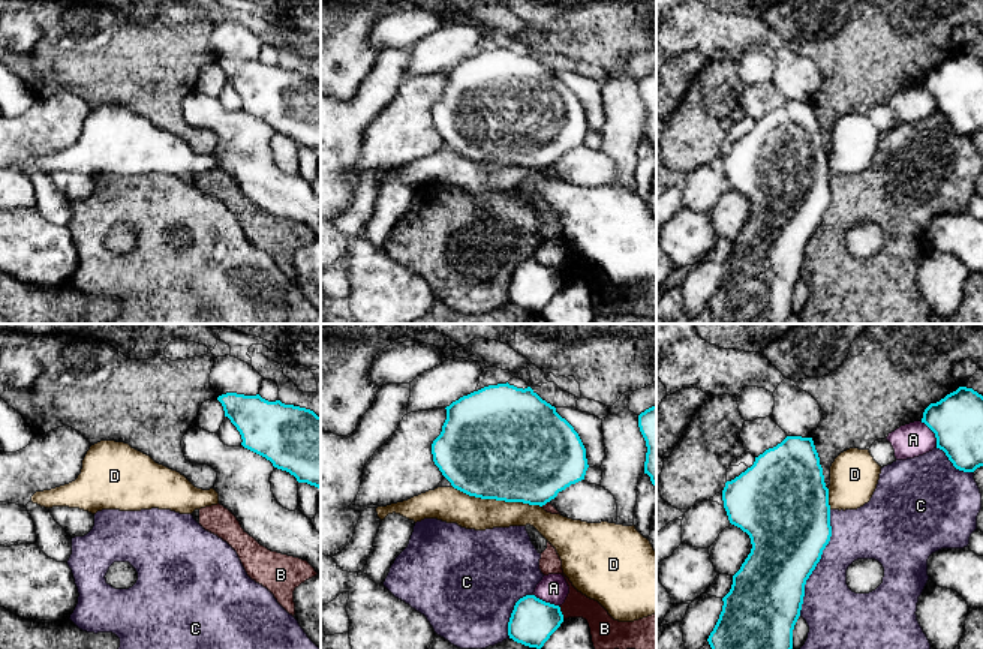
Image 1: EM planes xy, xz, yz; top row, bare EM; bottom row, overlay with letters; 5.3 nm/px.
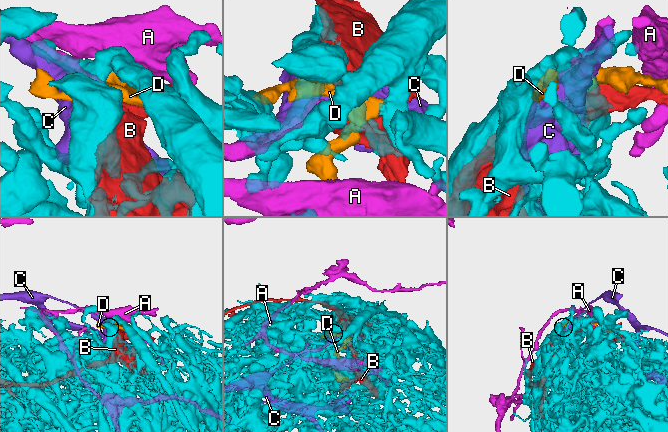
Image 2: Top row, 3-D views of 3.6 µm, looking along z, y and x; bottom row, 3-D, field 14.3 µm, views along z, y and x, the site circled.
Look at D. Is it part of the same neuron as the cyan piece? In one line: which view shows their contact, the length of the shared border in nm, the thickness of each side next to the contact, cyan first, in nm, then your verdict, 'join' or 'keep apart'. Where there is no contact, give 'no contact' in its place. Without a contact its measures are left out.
xz | 500 nm | 500/190 nm | join

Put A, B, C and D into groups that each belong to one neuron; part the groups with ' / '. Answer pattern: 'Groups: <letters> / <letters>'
Groups: A / B / C / D

